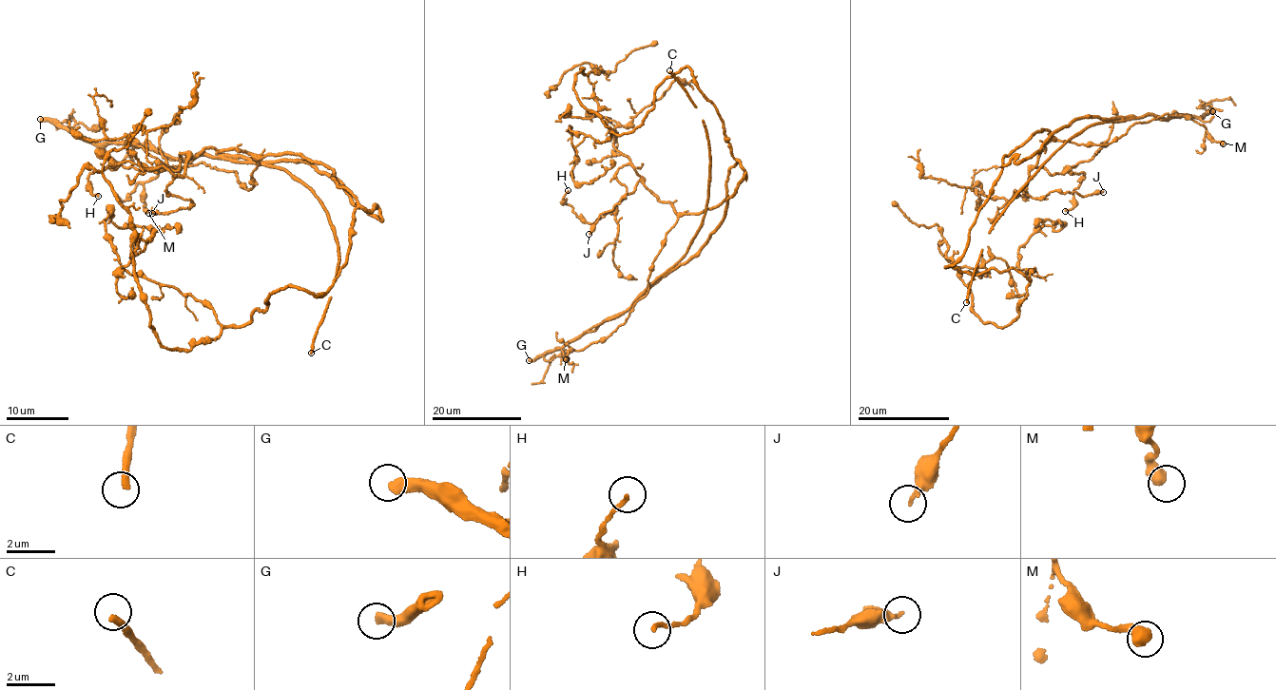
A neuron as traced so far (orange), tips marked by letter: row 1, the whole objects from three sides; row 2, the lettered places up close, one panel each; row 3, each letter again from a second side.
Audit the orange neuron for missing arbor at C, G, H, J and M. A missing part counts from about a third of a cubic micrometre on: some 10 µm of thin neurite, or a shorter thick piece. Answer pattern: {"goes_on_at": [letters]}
{"goes_on_at": ["C", "G"]}

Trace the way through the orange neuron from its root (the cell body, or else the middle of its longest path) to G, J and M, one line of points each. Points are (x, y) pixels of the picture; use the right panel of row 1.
G: (978, 212), (1012, 158), (1015, 163), (1029, 158), (1075, 120), (1200, 120), (1212, 111)
J: (978, 212), (1005, 156), (1044, 130), (1055, 139), (1044, 144), (1025, 193), (1103, 192)
M: (978, 212), (1005, 156), (1035, 132), (1102, 145), (1138, 123), (1169, 113), (1191, 118), (1223, 143)

